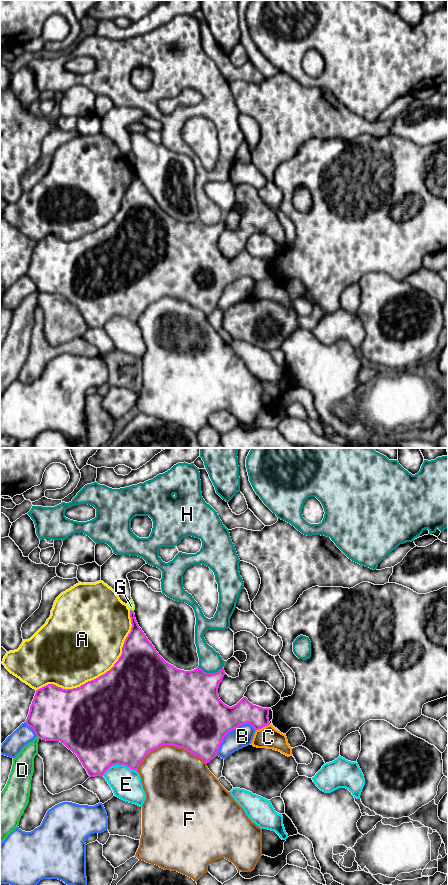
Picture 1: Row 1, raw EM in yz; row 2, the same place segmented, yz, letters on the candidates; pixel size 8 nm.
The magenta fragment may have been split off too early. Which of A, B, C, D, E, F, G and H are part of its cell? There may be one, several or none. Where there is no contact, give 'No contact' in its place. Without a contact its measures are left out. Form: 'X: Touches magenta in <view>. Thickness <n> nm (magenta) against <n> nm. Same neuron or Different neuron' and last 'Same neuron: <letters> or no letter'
A: Touches magenta in yz. Thickness 500 nm (magenta) against 500 nm. Different neuron
B: Touches magenta in yz. Thickness 460 nm (magenta) against 170 nm. Different neuron
C: Touches magenta in yz. Thickness 190 nm (magenta) against 180 nm. Different neuron
D: Touches magenta in yz. Thickness 440 nm (magenta) against 180 nm. Different neuron
E: Touches magenta in yz. Thickness 500 nm (magenta) against 240 nm. Different neuron
F: Touches magenta in yz. Thickness 500 nm (magenta) against 480 nm. Different neuron
G: Touches magenta in yz. Thickness 160 nm (magenta) against 60 nm. Different neuron
H: Touches magenta in yz. Thickness 440 nm (magenta) against 190 nm. Different neuron
Same neuron: no letter

